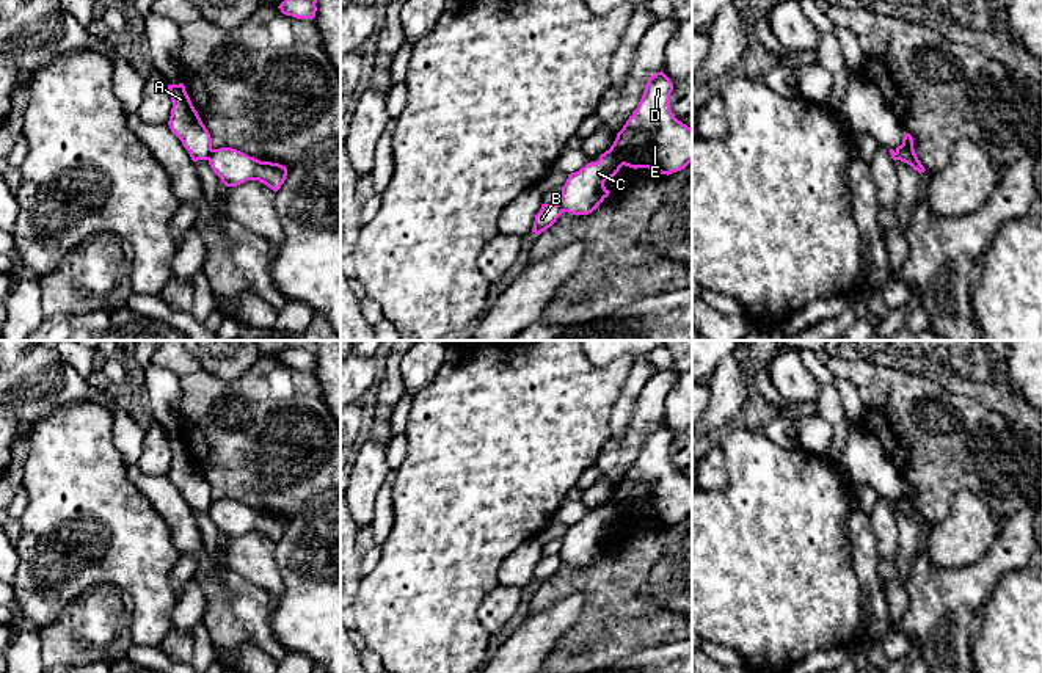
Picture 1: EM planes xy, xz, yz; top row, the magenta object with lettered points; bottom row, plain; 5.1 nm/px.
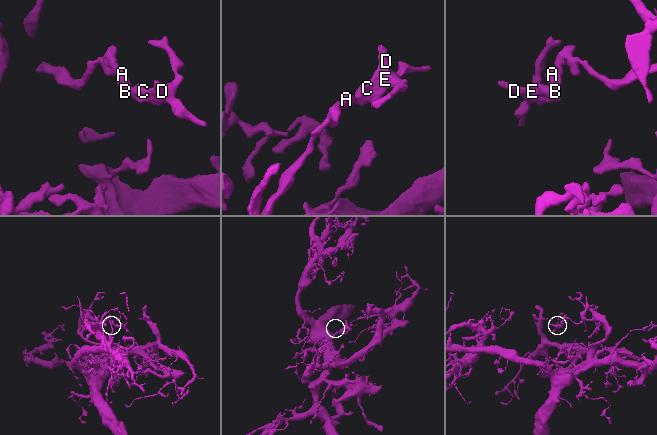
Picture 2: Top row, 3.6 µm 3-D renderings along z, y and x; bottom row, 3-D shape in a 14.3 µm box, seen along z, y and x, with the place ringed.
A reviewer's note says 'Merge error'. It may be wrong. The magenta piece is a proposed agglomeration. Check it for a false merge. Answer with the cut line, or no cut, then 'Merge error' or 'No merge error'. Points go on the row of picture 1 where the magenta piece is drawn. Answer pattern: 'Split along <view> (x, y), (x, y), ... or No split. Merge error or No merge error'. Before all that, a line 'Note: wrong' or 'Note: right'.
Note: right
Split along yz (901, 145), (915, 156). Merge error

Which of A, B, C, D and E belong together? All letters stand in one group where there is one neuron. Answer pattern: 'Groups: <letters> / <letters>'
Groups: A B / C D E

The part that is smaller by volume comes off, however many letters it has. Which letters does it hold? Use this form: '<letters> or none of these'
C, D, E

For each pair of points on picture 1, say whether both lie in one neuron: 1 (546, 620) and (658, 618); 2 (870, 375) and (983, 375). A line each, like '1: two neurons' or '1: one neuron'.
1: two neurons
2: two neurons

